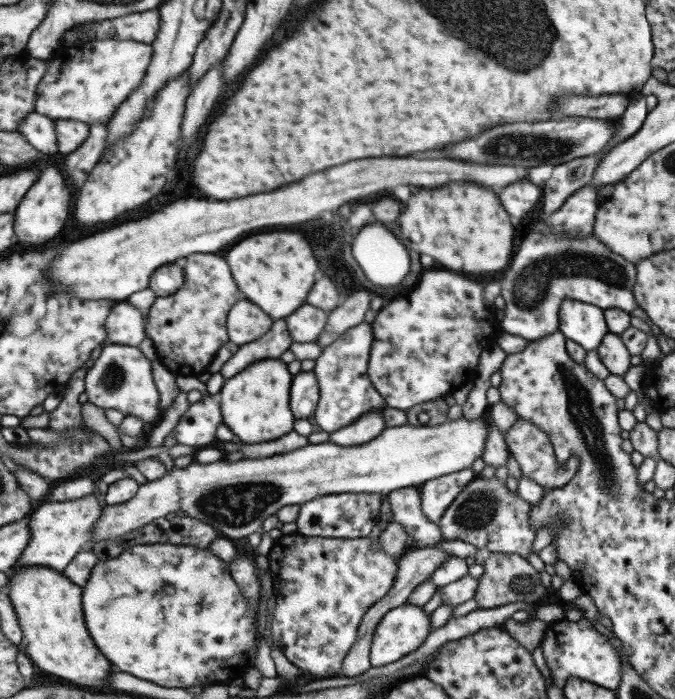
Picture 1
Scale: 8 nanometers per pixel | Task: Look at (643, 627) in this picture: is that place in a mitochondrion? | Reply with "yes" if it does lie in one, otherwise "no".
no

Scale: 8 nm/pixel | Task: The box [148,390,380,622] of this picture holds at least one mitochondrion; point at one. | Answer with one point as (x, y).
(236, 505)

